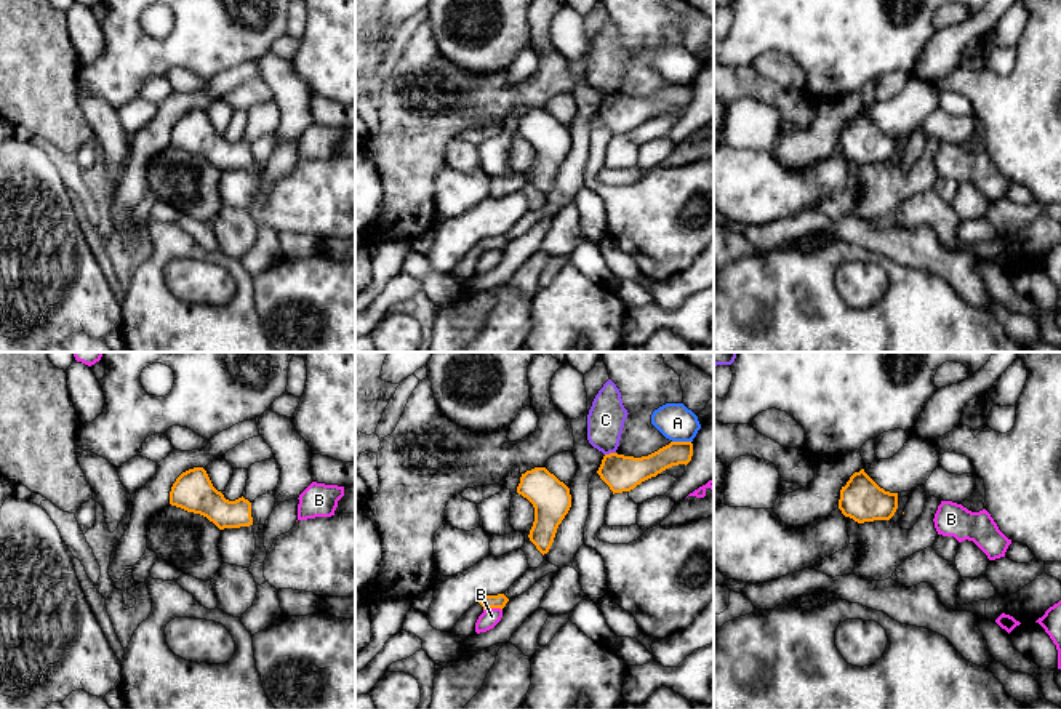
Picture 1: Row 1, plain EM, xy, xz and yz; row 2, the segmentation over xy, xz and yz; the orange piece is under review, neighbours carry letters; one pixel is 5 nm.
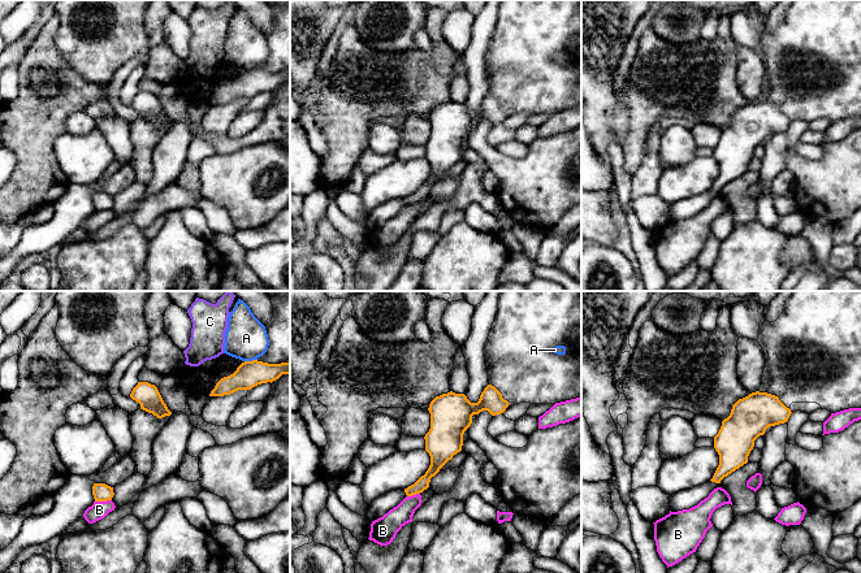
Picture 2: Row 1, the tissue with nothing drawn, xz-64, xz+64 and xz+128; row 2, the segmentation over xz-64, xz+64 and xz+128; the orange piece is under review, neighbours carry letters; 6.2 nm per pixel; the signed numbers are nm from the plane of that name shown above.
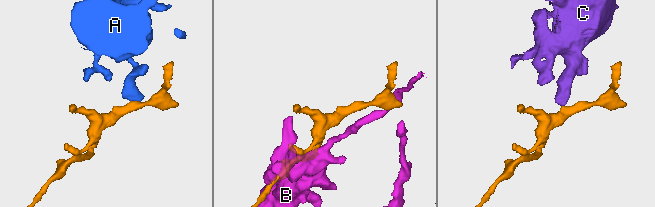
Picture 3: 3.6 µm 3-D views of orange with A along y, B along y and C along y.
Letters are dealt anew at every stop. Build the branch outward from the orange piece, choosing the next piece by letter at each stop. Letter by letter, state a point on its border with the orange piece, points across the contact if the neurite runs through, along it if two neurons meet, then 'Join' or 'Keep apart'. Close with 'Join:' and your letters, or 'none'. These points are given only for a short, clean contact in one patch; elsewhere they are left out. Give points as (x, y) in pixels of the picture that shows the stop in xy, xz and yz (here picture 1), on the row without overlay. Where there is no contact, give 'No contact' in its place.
A: Touches orange at xz (682, 84). Boundary: xz (672, 82), (690, 84). Keep apart
B: Touches orange at xz (492, 248). Keep apart
C: Touches orange at xz (610, 95). Boundary: xz (615, 93), (605, 96). Keep apart
Join: none

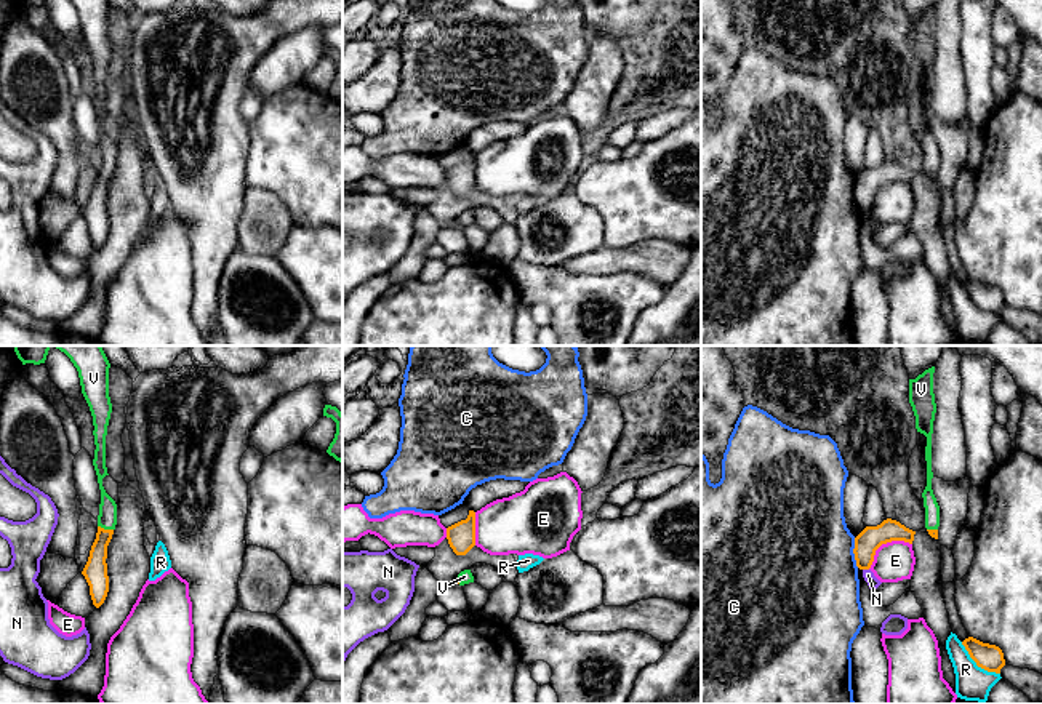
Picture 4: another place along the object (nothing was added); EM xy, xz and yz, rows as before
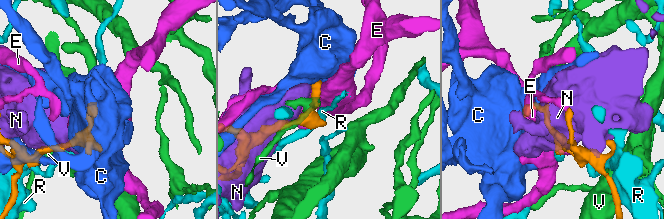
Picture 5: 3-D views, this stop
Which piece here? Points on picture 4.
C: Touches orange at yz (853, 194). Boundary: yz (853, 180), (853, 200), (858, 208). Keep apart
E: Touches orange at yz (884, 184). Keep apart
N: Touches orange at yz (866, 210). Keep apart
R: Touches orange at yz (977, 306). Keep apart
V: Touches orange at xy (106, 172). Path across: xy (95, 213), (98, 191), (106, 172), (108, 151). Join
Join: V

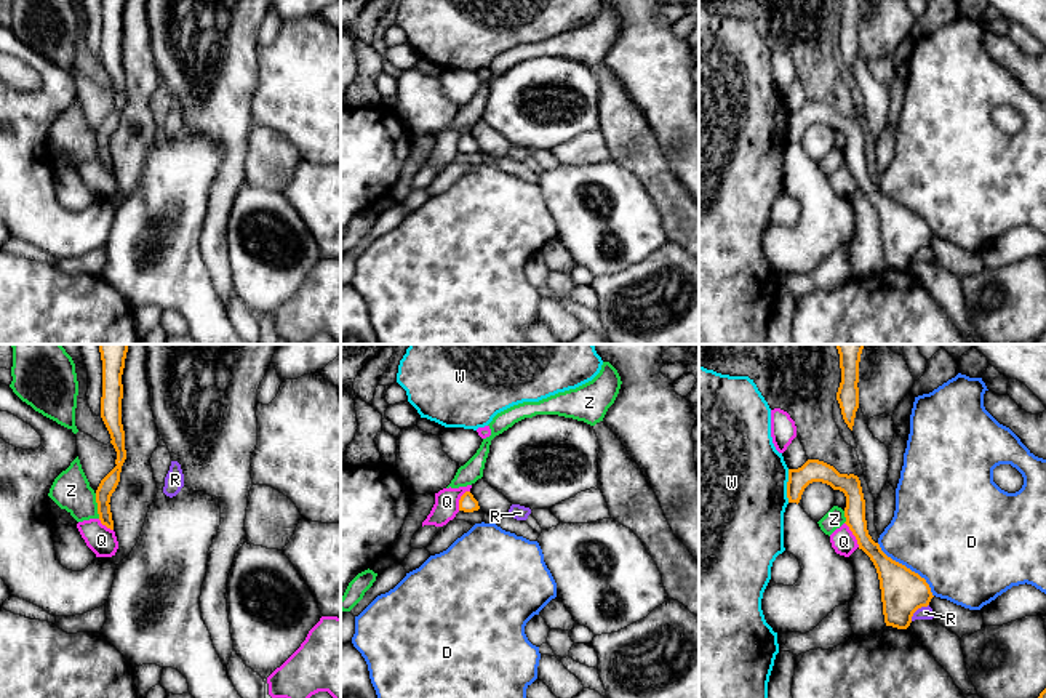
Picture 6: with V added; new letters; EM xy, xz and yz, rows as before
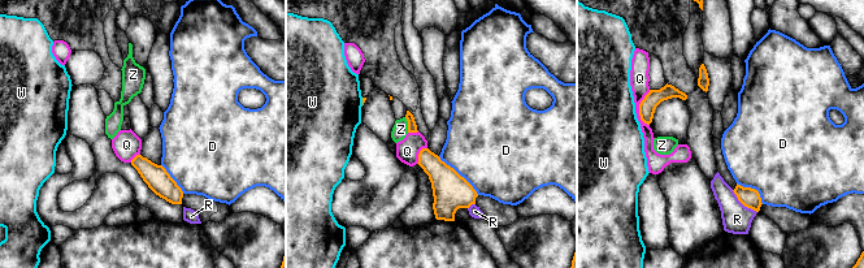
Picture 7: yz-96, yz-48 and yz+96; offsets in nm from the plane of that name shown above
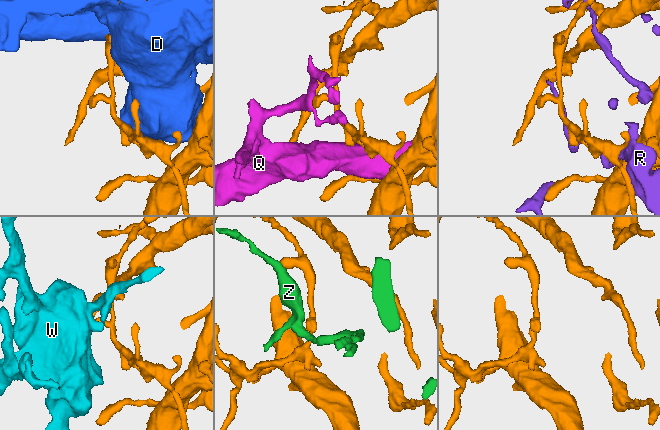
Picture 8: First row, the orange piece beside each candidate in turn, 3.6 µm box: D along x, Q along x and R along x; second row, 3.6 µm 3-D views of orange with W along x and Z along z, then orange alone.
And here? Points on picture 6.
D: Touches orange at yz (909, 210). Keep apart
Q: Touches orange at yz (853, 175). Keep apart
R: Touches orange at yz (917, 250). Keep apart
W: Touches orange at yz (787, 127). Boundary: yz (789, 111), (787, 143). Keep apart
Z: Touches orange at xy (98, 148). Keep apart
Join: none

